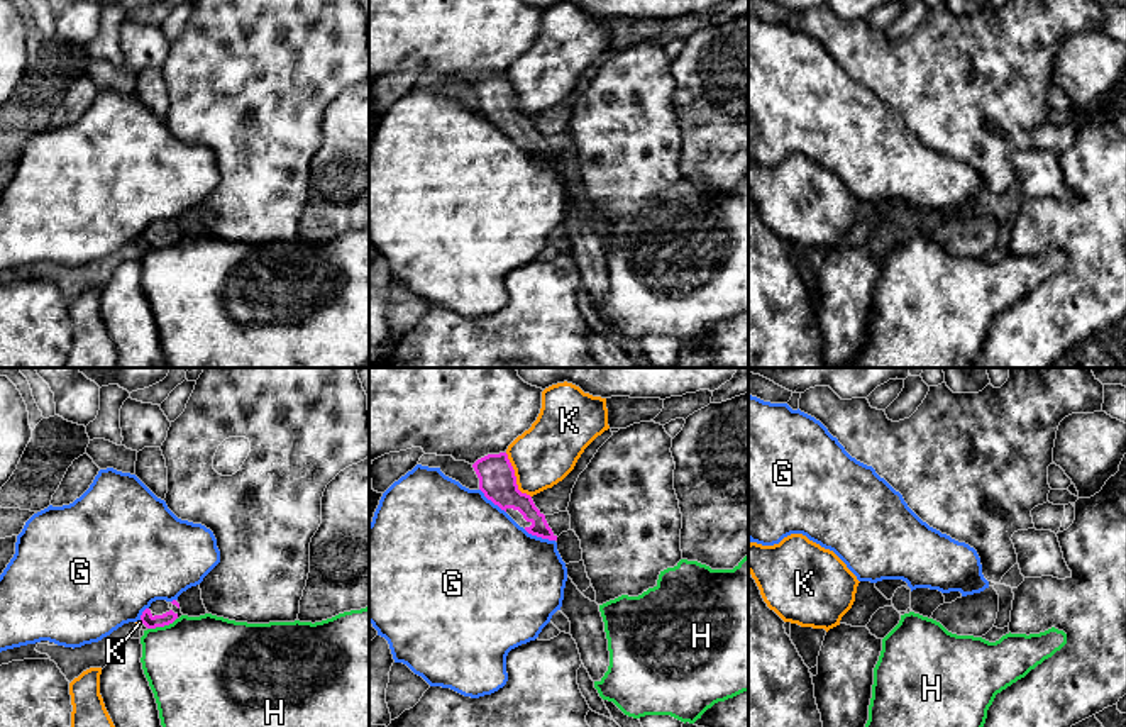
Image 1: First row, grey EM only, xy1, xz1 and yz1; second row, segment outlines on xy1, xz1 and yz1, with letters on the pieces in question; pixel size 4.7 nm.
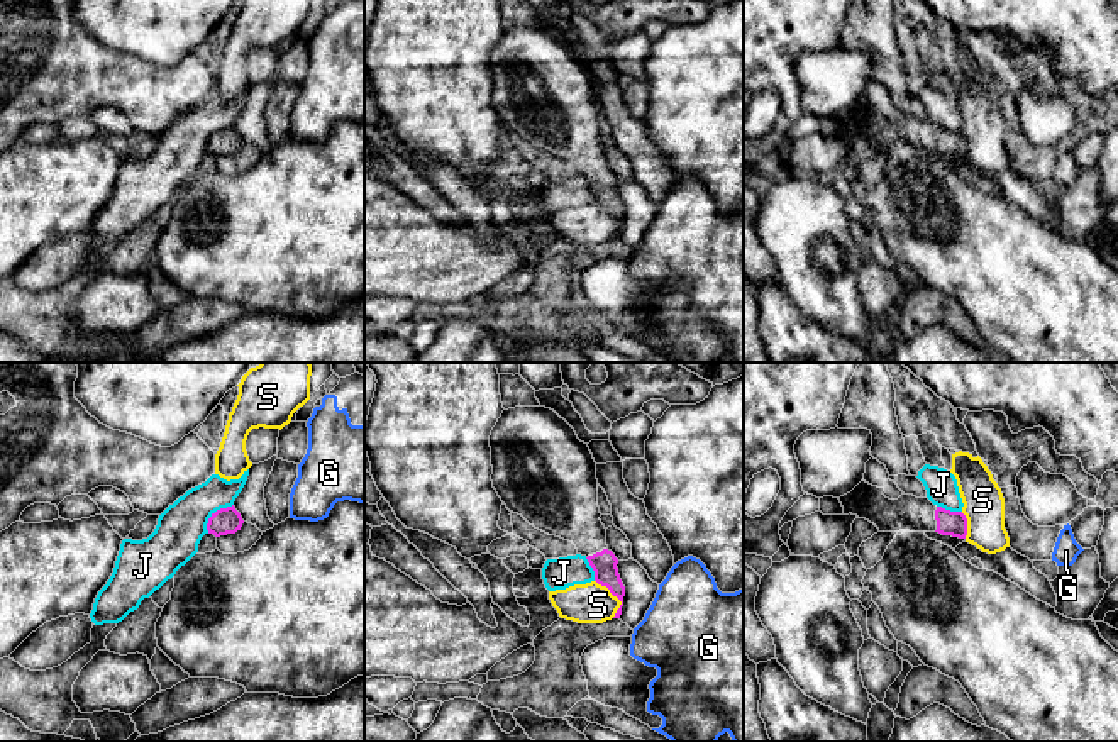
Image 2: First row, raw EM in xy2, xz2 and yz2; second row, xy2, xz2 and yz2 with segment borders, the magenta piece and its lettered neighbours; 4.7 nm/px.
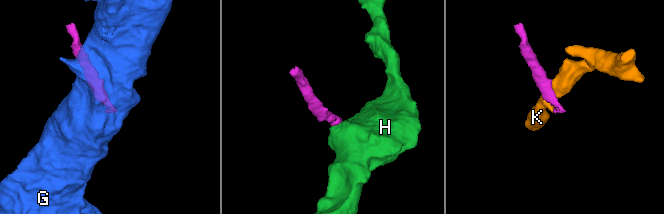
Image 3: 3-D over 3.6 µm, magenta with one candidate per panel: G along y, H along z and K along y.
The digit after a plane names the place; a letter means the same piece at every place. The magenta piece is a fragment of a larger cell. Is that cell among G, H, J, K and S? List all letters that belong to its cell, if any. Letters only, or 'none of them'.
none of them

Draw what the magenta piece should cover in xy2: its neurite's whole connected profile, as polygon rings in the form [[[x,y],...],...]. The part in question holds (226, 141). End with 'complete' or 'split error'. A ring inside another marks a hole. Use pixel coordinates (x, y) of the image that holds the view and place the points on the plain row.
[[[235,127],[220,129],[208,139],[207,151],[215,158],[235,154],[241,151],[244,141]]]; complete

